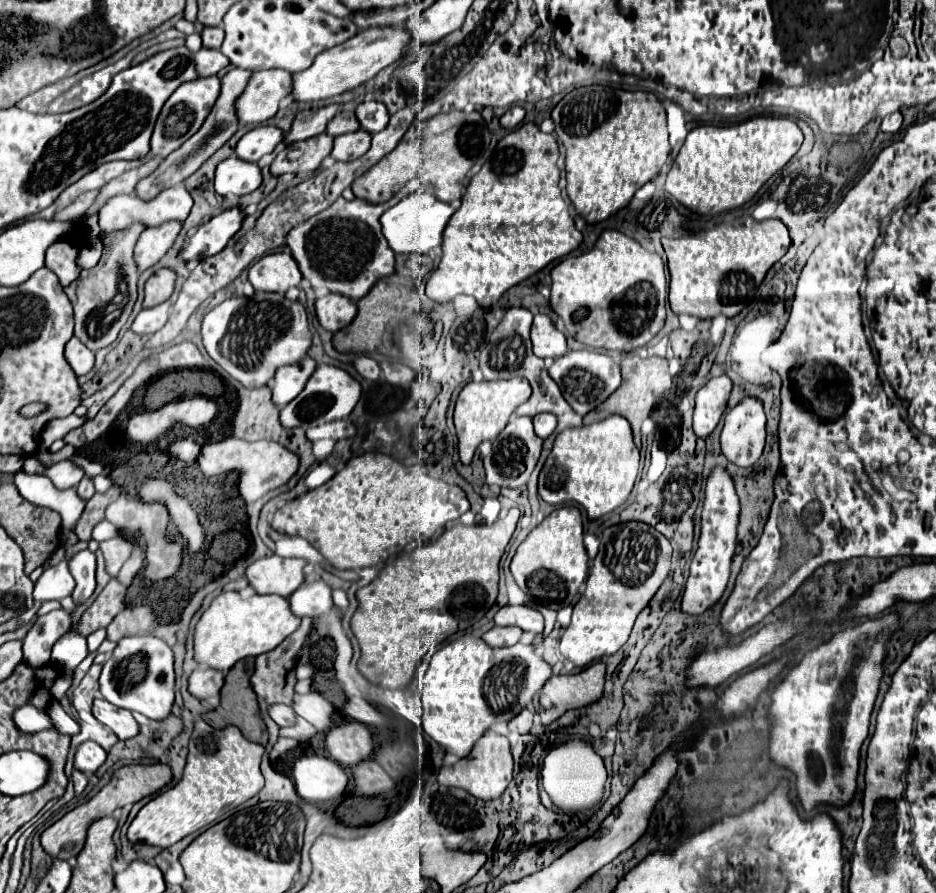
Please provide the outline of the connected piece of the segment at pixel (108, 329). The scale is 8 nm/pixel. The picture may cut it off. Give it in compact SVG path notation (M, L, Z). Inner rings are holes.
M131 224L125 230L115 230L115 232L107 234L103 238L103 256L101 256L99 264L87 272L81 272L79 278L65 288L65 294L69 296L73 310L75 310L75 336L79 340L83 340L83 344L87 344L87 348L91 348L91 350L99 350L99 348L109 346L117 338L119 330L123 328L123 324L127 322L127 318L131 314L131 308L135 302L137 278L139 278L137 264L133 258L133 248L135 248L135 242L143 230L145 230L143 224ZM119 274L123 274L123 278L127 280L129 294L131 294L131 300L125 302L123 308L111 304L113 298L119 294L119 290L117 290L117 284L121 280Z

